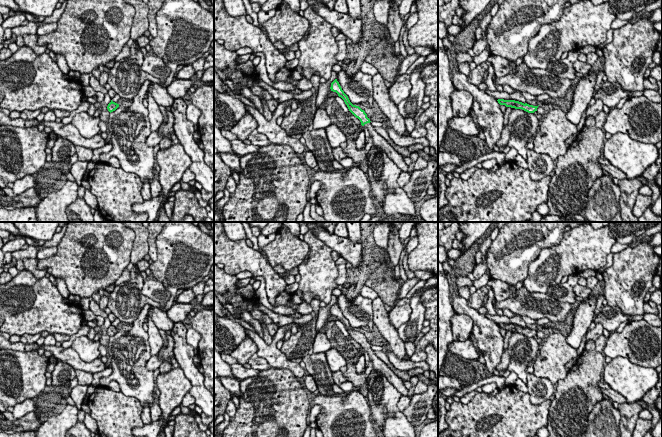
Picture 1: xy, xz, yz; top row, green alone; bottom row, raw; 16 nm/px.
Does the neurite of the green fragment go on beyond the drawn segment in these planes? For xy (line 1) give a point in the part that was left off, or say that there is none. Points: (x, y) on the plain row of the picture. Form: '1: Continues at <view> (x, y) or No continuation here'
1: No continuation here

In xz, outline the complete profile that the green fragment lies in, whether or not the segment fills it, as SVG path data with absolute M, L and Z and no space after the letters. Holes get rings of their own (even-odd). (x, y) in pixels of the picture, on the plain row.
M335 303L331 307L331 315L336 316L347 329L349 335L360 344L361 349L369 354L369 357L373 364L373 372L375 374L384 374L387 380L403 395L409 397L408 389L404 386L403 381L382 361L380 360L374 351L370 348L370 343L367 338L359 330L353 329L348 320L342 314L339 306Z

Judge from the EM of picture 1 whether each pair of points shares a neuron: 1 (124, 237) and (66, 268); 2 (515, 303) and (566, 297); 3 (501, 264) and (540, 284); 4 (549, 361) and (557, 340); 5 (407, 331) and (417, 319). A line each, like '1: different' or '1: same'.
1: same
2: different
3: different
4: same
5: same

